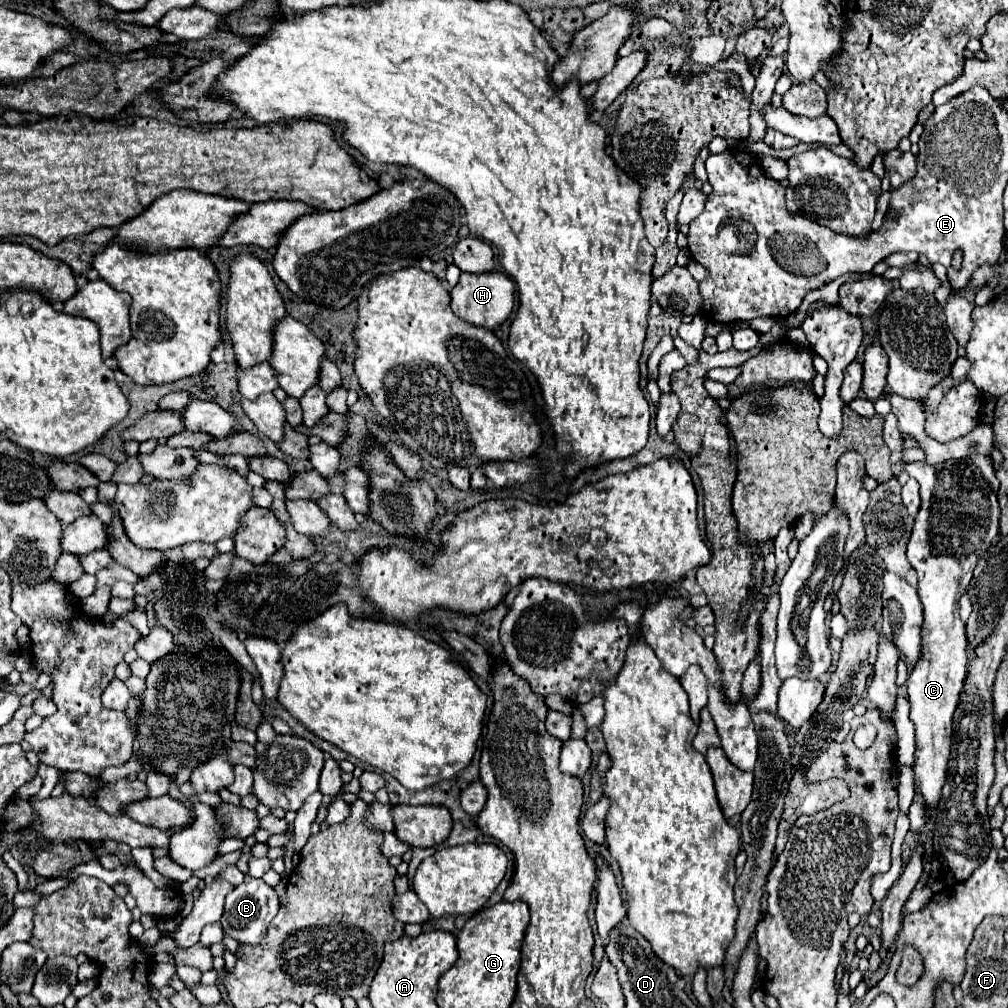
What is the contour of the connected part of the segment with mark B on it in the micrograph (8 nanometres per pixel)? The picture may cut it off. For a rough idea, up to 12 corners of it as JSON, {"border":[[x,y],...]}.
{"border":[[246,877],[220,923],[238,943],[258,945],[277,915],[279,897]]}

